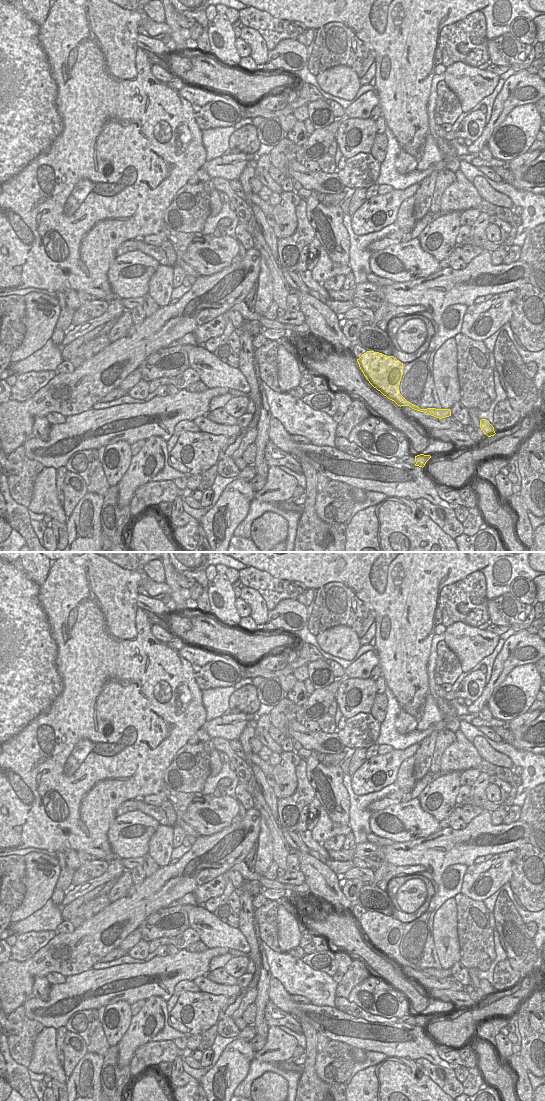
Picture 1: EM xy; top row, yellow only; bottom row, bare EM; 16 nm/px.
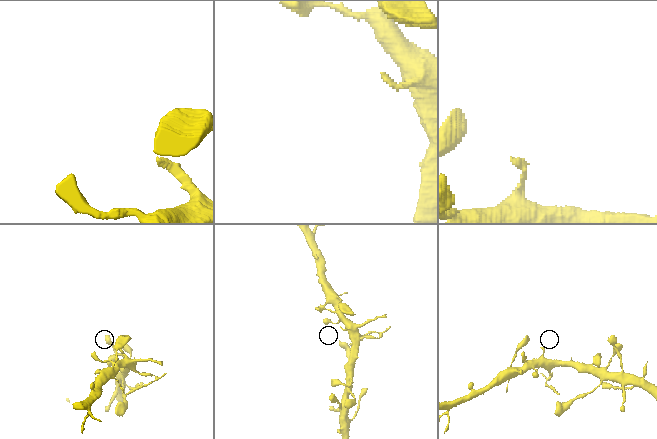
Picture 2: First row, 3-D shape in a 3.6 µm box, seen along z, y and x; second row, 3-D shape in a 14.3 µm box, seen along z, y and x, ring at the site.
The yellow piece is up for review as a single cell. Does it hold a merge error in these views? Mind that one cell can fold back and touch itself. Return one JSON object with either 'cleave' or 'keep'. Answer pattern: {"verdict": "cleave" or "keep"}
{"verdict": "cleave"}

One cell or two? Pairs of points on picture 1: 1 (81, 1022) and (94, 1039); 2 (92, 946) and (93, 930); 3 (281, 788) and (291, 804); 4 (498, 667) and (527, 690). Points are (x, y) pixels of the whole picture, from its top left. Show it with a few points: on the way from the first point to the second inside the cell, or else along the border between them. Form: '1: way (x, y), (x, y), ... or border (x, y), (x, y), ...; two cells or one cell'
1: way (85, 1026), (93, 1035); one cell
2: way (92, 942), (93, 934); one cell
3: border (296, 774), (295, 791), (286, 797), (278, 799); two cells
4: border (528, 663), (515, 666), (492, 692); two cells

